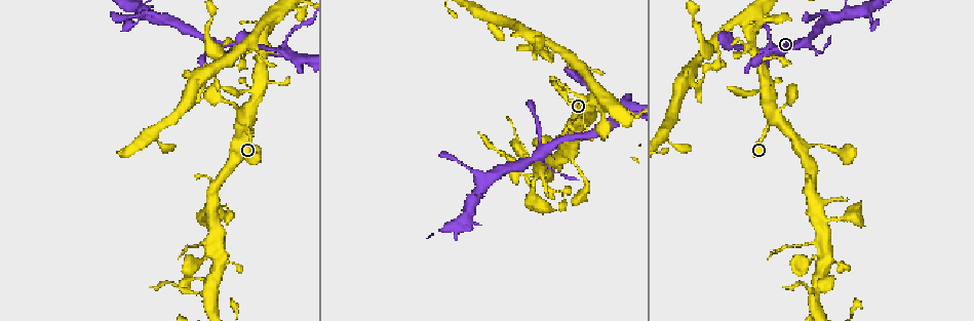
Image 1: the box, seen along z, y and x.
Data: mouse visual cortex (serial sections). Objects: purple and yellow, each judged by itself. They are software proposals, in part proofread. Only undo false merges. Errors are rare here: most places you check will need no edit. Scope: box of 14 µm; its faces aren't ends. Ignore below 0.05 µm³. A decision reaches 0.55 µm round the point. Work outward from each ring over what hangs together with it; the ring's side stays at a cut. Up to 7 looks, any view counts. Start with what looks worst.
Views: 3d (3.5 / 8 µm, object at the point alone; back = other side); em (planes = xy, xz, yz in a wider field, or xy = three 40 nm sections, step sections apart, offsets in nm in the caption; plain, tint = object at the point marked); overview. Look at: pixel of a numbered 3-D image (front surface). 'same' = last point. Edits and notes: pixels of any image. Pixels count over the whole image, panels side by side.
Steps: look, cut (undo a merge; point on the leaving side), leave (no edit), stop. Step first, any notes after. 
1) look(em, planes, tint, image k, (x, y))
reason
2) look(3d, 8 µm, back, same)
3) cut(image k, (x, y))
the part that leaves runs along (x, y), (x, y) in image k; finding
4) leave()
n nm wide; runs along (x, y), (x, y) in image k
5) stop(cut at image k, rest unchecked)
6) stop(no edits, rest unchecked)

look(3d, 3.5 µm, image 1, (195, 291))
a narrow waist

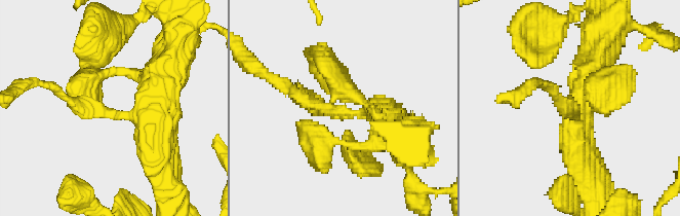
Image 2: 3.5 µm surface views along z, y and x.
look(em, planes, tint, image 2, (576, 115))
shape alone is not enough

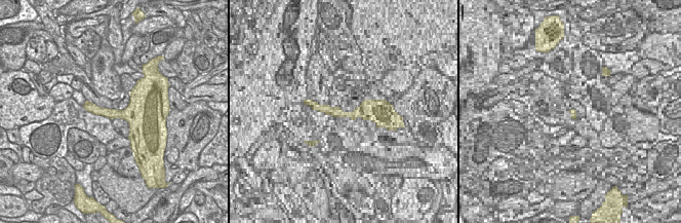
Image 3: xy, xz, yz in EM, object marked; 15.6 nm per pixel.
leave()
arms of 200, 450 nm; runs along (389, 128), (380, 109), (291, 91) in image 2; all the same cell

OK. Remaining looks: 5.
look(3d, 8 µm, image 1, (549, 191))
thick turns thin

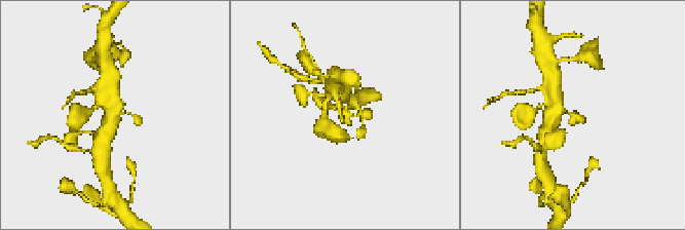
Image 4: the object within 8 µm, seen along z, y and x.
look(3d, 3.5 µm, image 4, (347, 113))

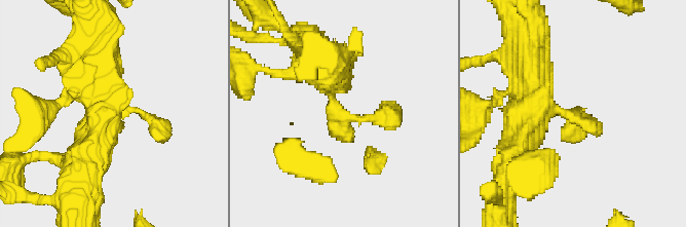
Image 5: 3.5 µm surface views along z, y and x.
look(em, xy, step 5, tint, image 5, (342, 113))
now the EM

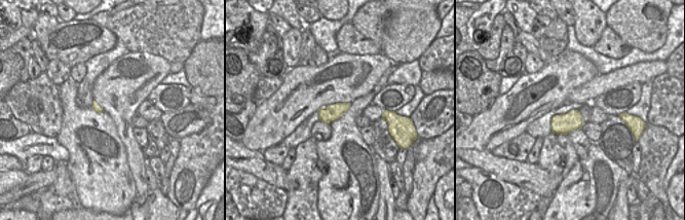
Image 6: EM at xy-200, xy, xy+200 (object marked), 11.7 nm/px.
leave()
runs along (101, 78), (163, 138) in image 5; all the same cell

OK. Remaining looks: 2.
look(3d, 3.5 µm, image 1, (219, 41))
sharp bend

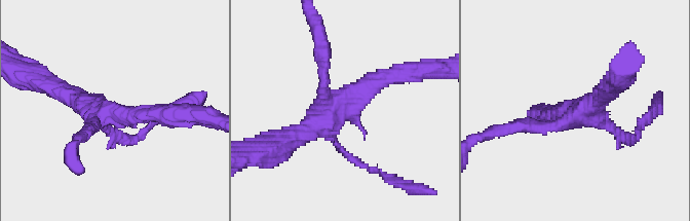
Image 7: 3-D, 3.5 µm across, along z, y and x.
look(em, xy, step 1, tint, image 7, (337, 104))
now the EM

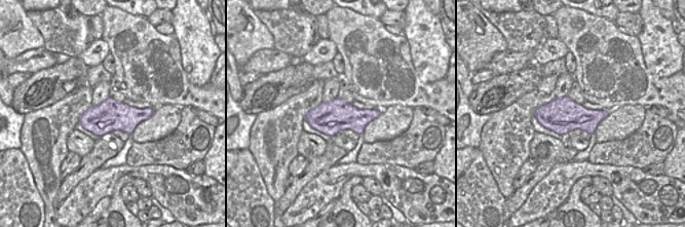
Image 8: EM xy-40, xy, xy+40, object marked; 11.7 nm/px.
leave()
runs along (397, 73), (283, 141) in image 7; all the same cell

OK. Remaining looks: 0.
stop(no edits, rest unchecked)

